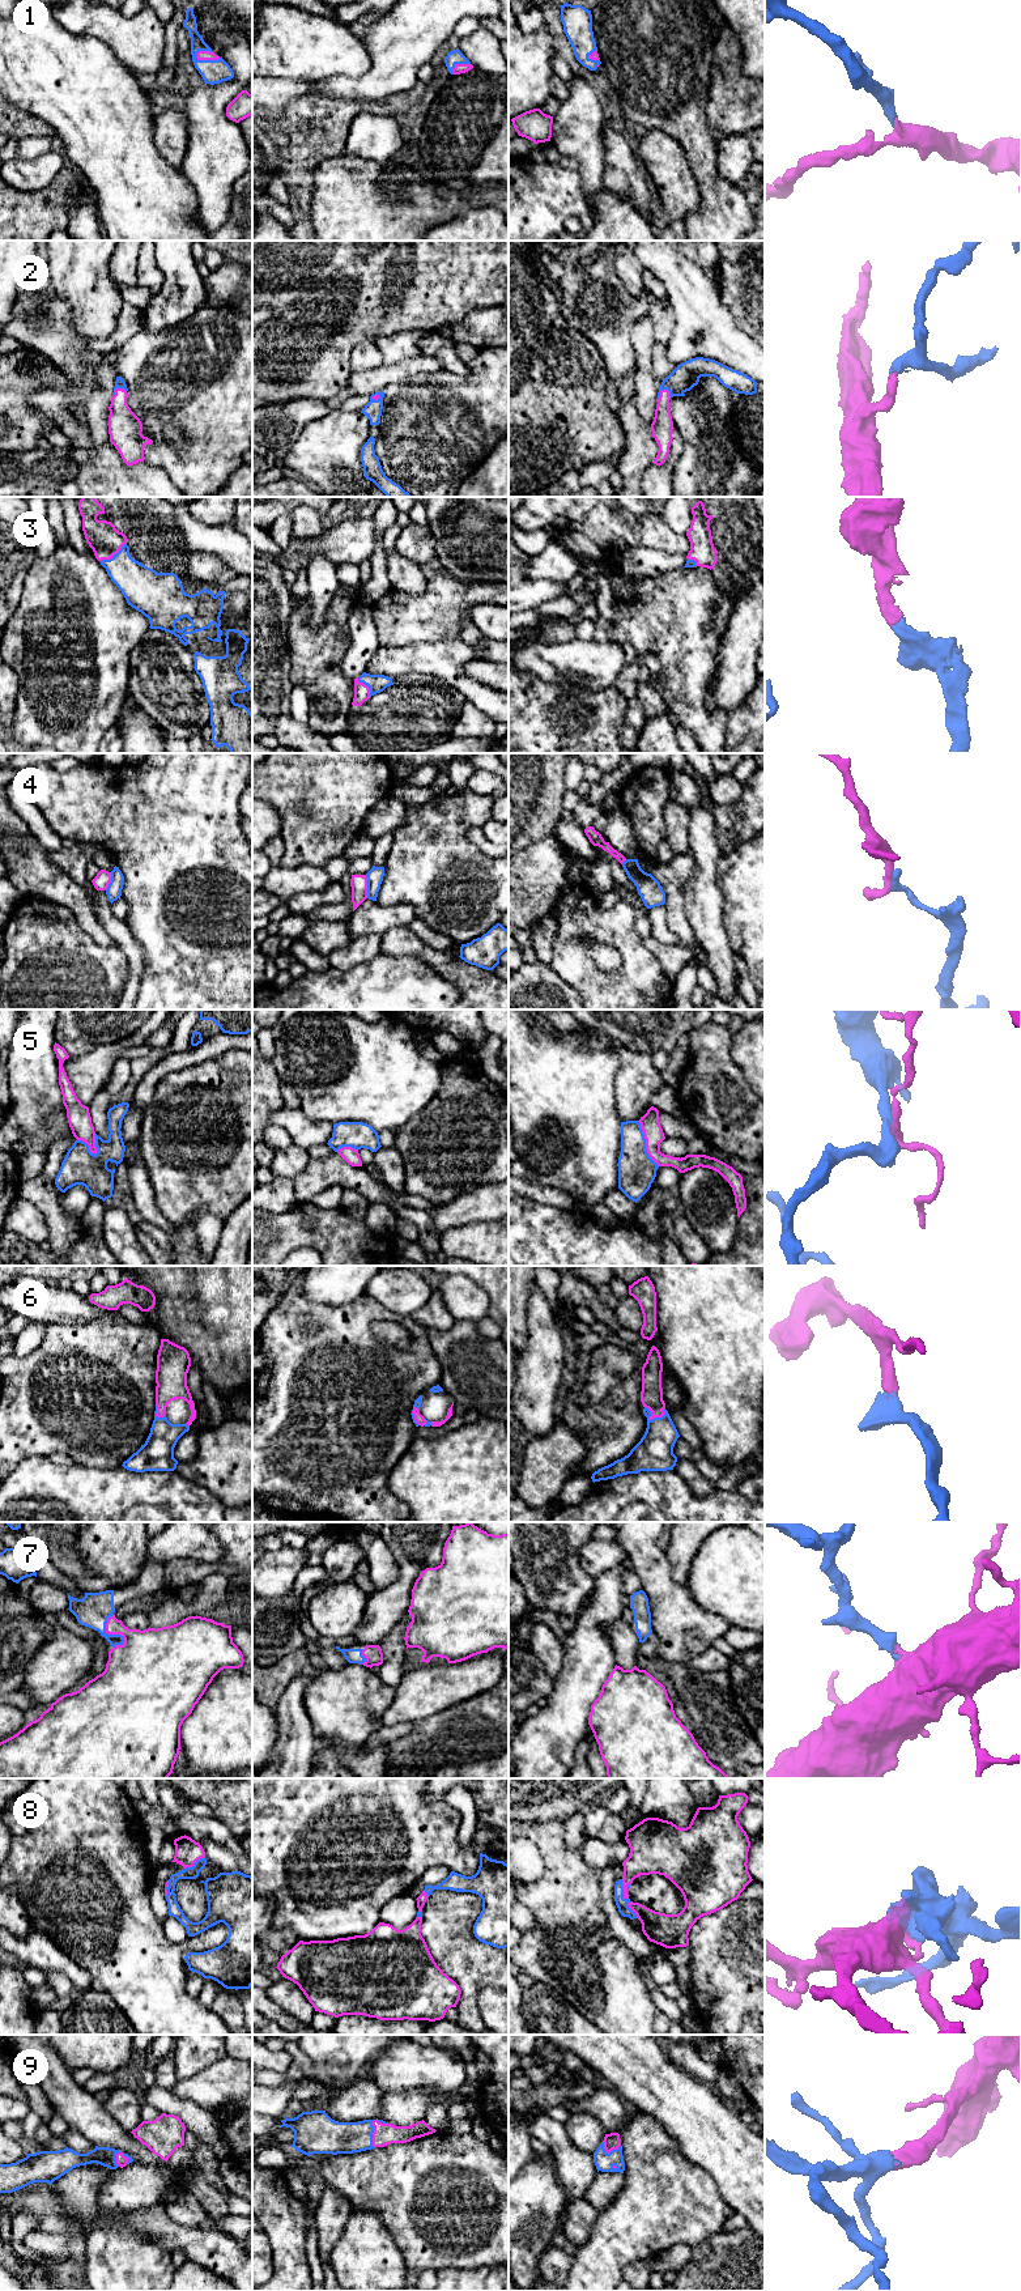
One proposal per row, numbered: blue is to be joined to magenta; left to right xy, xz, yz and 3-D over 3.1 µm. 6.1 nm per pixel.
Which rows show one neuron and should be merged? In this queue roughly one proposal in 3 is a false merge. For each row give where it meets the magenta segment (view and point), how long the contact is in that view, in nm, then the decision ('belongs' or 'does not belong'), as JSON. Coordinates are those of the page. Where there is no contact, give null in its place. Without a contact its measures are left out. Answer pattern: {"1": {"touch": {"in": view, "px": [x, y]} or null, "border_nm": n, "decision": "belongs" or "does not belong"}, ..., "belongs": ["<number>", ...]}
{"1": {"touch": {"in": "xy", "px": [208, 59]}, "border_nm": 160, "decision": "belongs"}, "2": {"touch": {"in": "yz", "px": [664, 390]}, "border_nm": 90, "decision": "belongs"}, "3": {"touch": {"in": "xy", "px": [113, 555]}, "border_nm": 200, "decision": "belongs"}, "4": {"touch": {"in": "xz", "px": [366, 887]}, "border_nm": 140, "decision": "does not belong"}, "5": {"touch": {"in": "yz", "px": [646, 1143]}, "border_nm": 300, "decision": "does not belong"}, "6": {"touch": {"in": "yz", "px": [651, 1419]}, "border_nm": 140, "decision": "belongs"}, "7": {"touch": {"in": "xy", "px": [113, 1633]}, "border_nm": 220, "decision": "belongs"}, "8": {"touch": {"in": "yz", "px": [624, 1890]}, "border_nm": 130, "decision": "belongs"}, "9": {"touch": {"in": "xy", "px": [123, 2154]}, "border_nm": 100, "decision": "belongs"}, "belongs": ["1", "2", "3", "6", "7", "8", "9"]}

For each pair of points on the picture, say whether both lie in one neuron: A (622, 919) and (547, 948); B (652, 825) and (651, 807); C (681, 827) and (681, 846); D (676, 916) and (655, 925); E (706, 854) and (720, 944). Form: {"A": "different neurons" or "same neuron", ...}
{"A": "different neurons", "B": "same neuron", "C": "same neuron", "D": "different neurons", "E": "same neuron"}

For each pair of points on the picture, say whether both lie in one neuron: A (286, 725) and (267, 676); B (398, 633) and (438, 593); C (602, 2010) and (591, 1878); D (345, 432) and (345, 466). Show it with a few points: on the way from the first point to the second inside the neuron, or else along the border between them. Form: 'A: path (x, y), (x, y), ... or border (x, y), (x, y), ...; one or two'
A: path (276, 713), (267, 704), (267, 688); one
B: path (408, 623), (428, 603); one
C: path (598, 1977), (587, 1966), (587, 1911); one
D: path (345, 440), (345, 458); one

